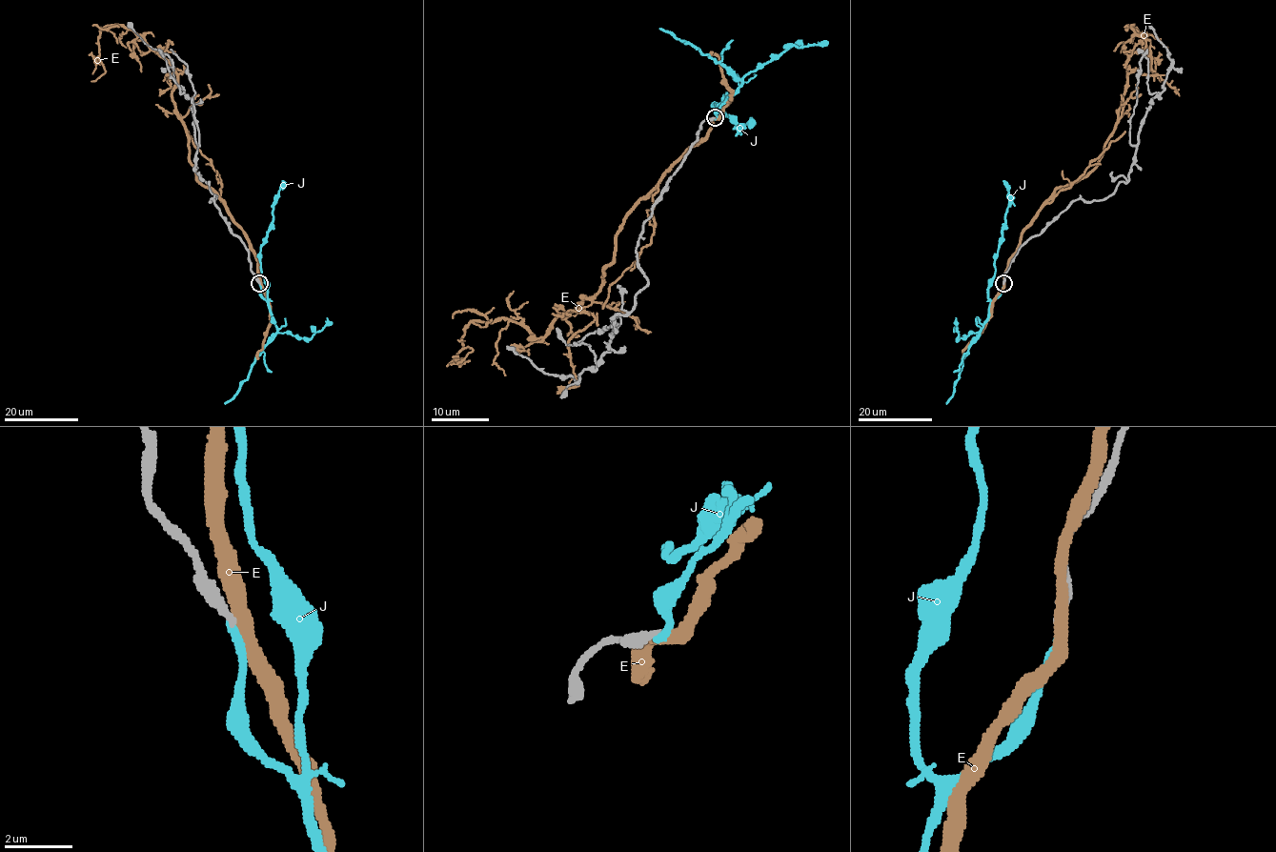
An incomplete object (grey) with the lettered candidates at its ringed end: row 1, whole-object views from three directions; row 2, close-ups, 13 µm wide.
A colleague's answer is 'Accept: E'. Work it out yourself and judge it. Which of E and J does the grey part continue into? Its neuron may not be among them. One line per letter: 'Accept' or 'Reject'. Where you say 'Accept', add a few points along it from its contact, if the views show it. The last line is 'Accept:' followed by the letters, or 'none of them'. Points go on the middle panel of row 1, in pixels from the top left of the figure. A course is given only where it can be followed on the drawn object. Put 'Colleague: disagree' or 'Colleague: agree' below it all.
E: Reject
J: Reject
Accept: none of them
Colleague: disagree

